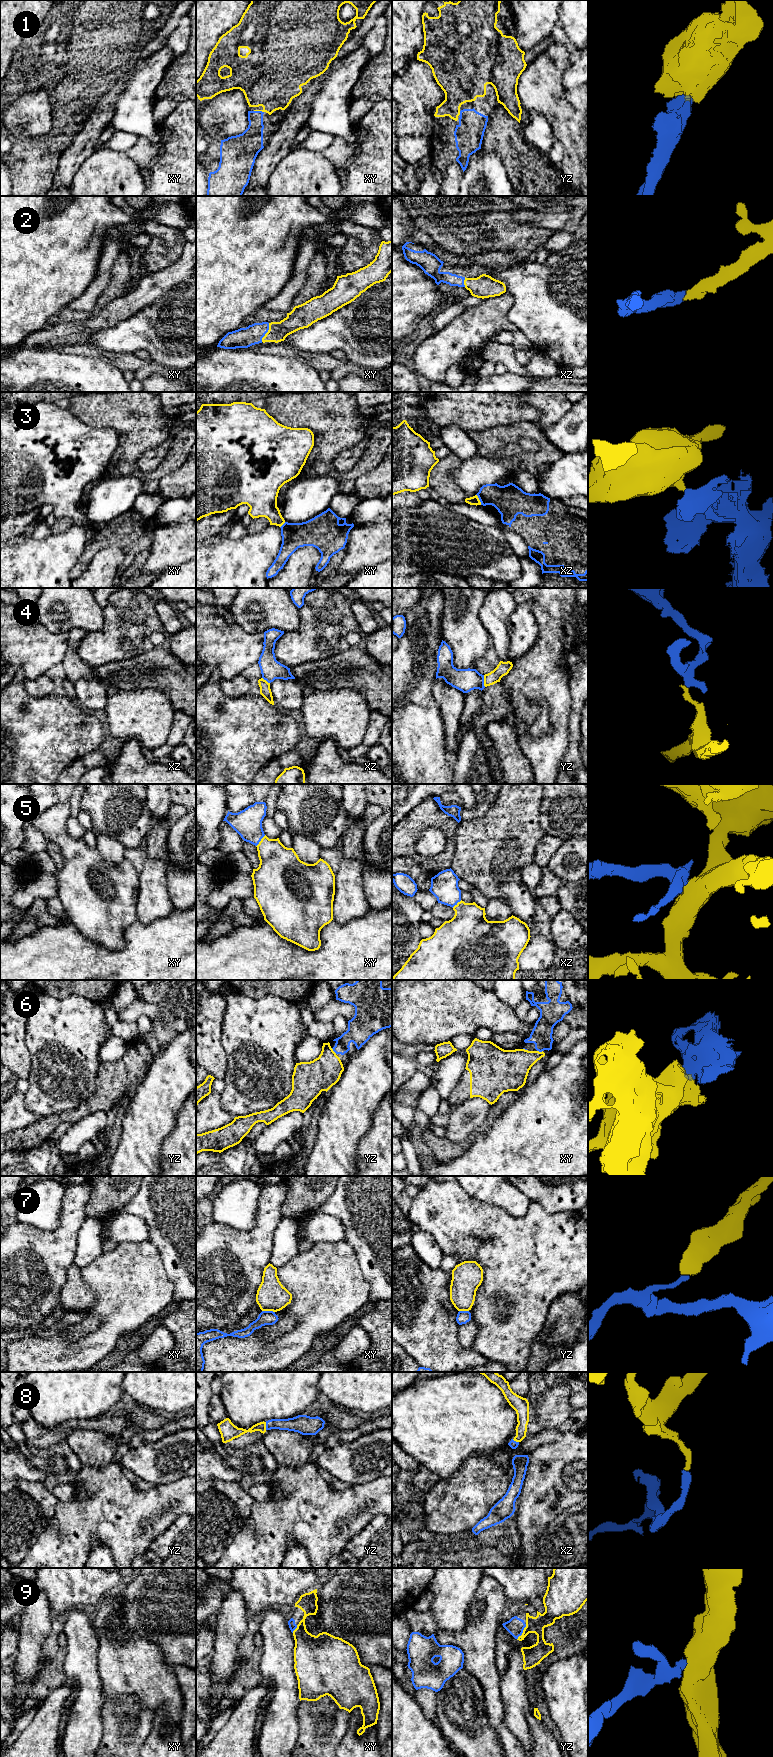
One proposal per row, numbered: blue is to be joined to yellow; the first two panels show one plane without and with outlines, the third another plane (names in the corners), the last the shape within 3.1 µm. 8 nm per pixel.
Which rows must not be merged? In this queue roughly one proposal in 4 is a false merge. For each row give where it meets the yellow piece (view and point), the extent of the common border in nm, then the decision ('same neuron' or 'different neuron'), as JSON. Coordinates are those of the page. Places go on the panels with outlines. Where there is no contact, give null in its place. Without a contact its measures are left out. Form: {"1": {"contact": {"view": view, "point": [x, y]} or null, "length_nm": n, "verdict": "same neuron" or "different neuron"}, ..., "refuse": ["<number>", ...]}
{"1": {"contact": {"view": "xy", "point": [259, 110]}, "length_nm": 80, "verdict": "same neuron"}, "2": {"contact": {"view": "xy", "point": [267, 332]}, "length_nm": 170, "verdict": "same neuron"}, "3": {"contact": {"view": "xz", "point": [478, 499]}, "length_nm": 100, "verdict": "different neuron"}, "4": {"contact": {"view": "yz", "point": [484, 681]}, "length_nm": 100, "verdict": "different neuron"}, "5": {"contact": {"view": "xy", "point": [260, 841]}, "length_nm": 120, "verdict": "same neuron"}, "6": {"contact": {"view": "yz", "point": [333, 1051]}, "length_nm": 60, "verdict": "same neuron"}, "7": {"contact": {"view": "xy", "point": [268, 1310]}, "length_nm": 110, "verdict": "different neuron"}, "8": {"contact": {"view": "yz", "point": [265, 1426]}, "length_nm": 60, "verdict": "same neuron"}, "9": {"contact": {"view": "yz", "point": [523, 1632]}, "length_nm": 150, "verdict": "same neuron"}, "refuse": ["3", "4", "7"]}

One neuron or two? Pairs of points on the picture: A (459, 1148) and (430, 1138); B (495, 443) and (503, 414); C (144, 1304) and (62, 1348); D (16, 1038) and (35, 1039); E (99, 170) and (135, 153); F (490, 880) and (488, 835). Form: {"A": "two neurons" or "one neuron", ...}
{"A": "one neuron", "B": "two neurons", "C": "one neuron", "D": "two neurons", "E": "two neurons", "F": "one neuron"}

